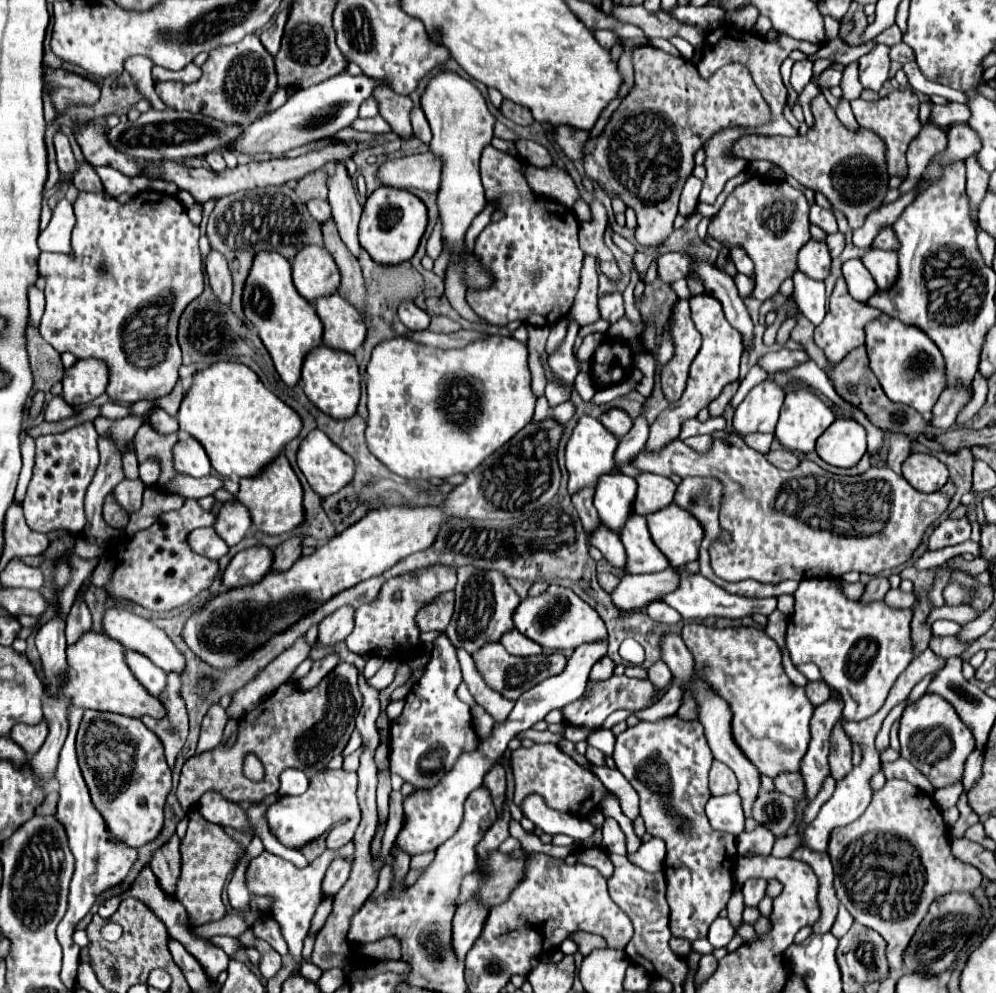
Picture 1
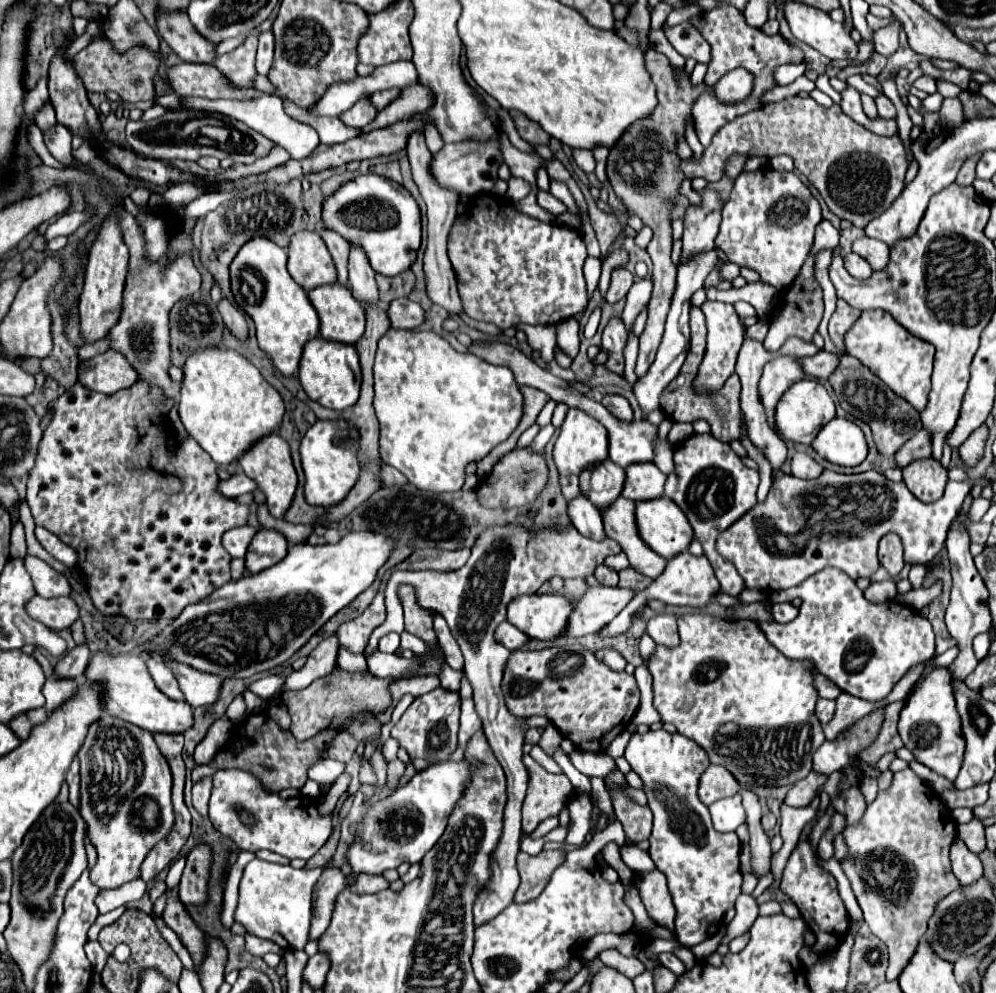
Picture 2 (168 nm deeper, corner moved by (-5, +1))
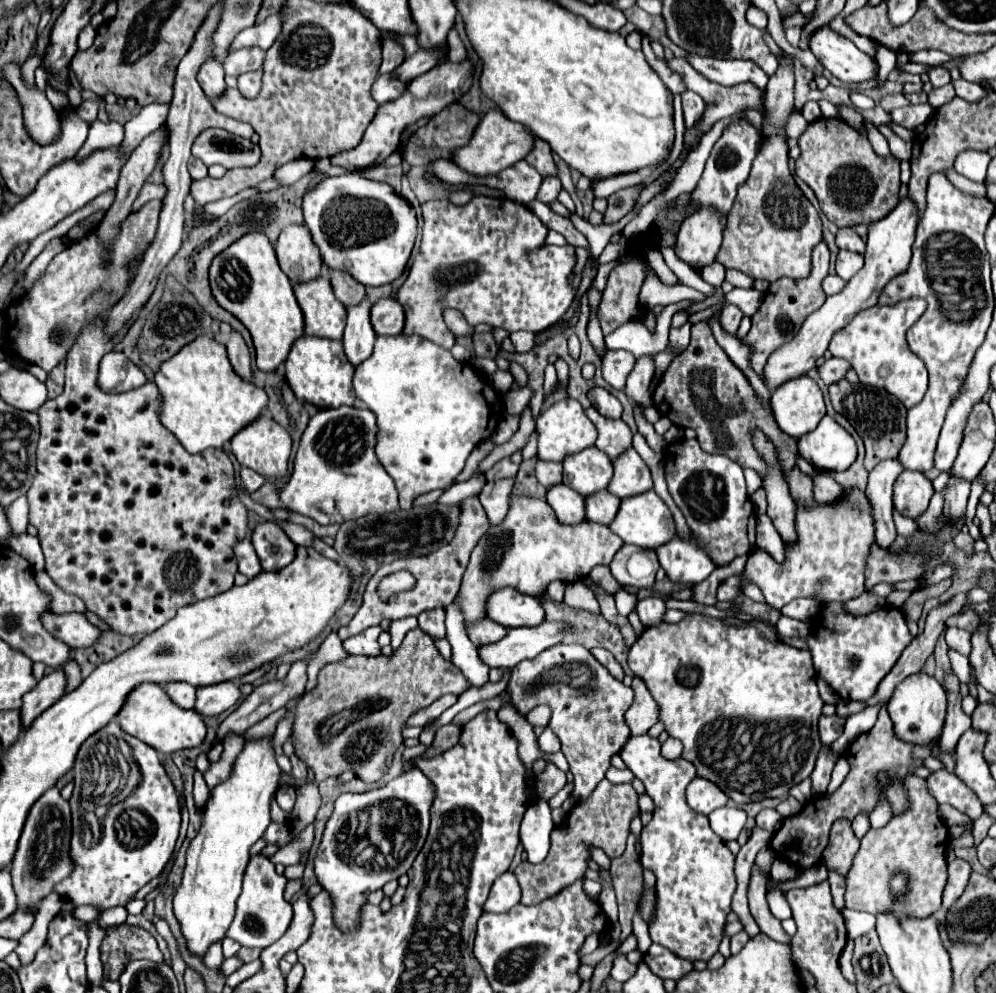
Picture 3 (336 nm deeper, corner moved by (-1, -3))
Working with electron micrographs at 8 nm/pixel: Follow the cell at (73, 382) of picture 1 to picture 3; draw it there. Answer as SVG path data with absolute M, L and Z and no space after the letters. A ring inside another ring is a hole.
M108 352L100 360L98 384L104 392L120 394L138 388L144 382L146 382L144 372L134 362L130 362L122 352Z

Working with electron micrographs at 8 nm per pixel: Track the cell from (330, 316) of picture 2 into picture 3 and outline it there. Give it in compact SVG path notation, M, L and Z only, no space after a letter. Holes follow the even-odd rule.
M328 276L296 284L294 294L304 312L304 332L308 336L340 340L344 334L346 308L336 300Z

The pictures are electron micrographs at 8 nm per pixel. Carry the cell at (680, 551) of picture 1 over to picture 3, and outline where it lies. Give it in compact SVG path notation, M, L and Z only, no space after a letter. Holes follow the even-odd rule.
M654 490L644 492L640 496L624 498L620 504L620 512L616 514L614 522L610 524L610 530L620 536L626 544L636 544L640 548L658 548L662 544L668 544L676 536L676 524L668 510L668 506L656 496Z

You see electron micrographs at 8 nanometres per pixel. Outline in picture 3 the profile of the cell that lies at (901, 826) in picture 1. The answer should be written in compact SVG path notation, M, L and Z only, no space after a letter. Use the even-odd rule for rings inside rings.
M904 776L902 786L908 792L908 810L894 816L884 828L870 828L862 838L860 850L852 862L846 876L846 908L870 912L878 916L880 912L896 912L896 918L904 916L932 916L942 908L942 892L946 886L946 852L948 852L948 828L938 816L938 804L928 794L926 780L918 776ZM896 872L906 872L908 888L904 894L896 896L888 888L890 878Z

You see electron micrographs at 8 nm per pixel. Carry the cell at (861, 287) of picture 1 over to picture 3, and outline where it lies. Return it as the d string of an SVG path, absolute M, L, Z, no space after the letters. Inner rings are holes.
M840 250L838 252L838 260L836 260L836 274L842 280L850 280L852 276L856 276L856 272L860 272L860 268L864 266L864 258L856 252L850 250Z

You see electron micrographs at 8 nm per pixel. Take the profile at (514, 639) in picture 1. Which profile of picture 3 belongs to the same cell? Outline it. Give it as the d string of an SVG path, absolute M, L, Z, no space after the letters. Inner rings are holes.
M480 620L476 622L474 626L468 626L466 628L470 640L476 644L476 646L484 646L484 644L494 644L496 640L502 640L502 636L508 632L504 626L492 622L492 620Z

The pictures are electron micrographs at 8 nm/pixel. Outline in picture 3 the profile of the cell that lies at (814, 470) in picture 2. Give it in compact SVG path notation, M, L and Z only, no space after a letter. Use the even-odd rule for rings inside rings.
M826 474L814 476L812 484L814 484L814 500L820 500L824 504L834 502L844 494L844 488L838 482L834 482L830 476L826 476Z

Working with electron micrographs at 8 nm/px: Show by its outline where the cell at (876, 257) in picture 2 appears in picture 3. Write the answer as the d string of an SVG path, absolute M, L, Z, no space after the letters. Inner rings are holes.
M840 228L838 230L838 236L836 236L836 244L838 248L844 248L844 250L852 250L852 252L858 252L858 254L864 254L864 240L854 234L850 228Z

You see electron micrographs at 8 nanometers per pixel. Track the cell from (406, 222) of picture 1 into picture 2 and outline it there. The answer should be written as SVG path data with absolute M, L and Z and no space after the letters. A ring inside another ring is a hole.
M372 172L358 174L356 178L344 182L334 194L326 196L322 204L322 224L324 228L338 232L346 242L360 246L366 252L366 258L372 270L382 276L396 276L408 270L414 264L416 252L420 248L420 208L418 204L414 202L414 198L408 194L404 186L384 176L372 174Z

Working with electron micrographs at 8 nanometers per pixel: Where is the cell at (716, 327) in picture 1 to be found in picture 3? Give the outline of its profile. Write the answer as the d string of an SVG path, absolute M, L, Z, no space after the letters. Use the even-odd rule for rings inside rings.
M726 304L720 312L720 326L724 328L724 332L736 336L738 332L738 326L740 326L740 320L742 320L742 312L736 308L736 306L730 306Z

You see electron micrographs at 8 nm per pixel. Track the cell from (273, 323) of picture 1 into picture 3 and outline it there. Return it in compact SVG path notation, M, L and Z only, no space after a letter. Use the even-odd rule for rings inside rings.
M250 232L228 246L210 266L212 294L222 308L232 312L252 334L256 366L264 372L278 370L286 362L292 344L304 334L304 314L294 298L288 276L280 270L274 246L262 232Z

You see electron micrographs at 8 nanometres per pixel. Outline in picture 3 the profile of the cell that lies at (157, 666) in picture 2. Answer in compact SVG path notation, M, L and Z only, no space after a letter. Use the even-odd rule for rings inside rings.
M176 682L176 684L164 684L164 692L170 696L172 702L176 702L182 708L194 708L194 700L196 700L196 688L192 688L190 684L184 682Z

